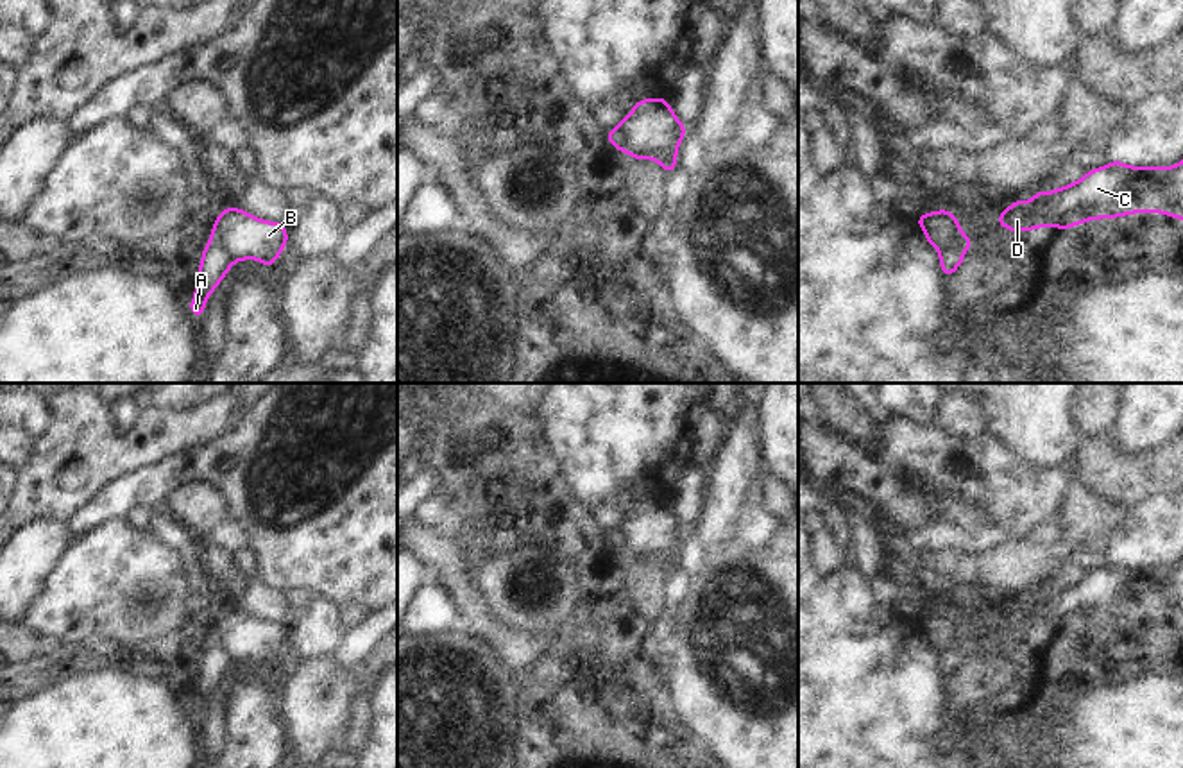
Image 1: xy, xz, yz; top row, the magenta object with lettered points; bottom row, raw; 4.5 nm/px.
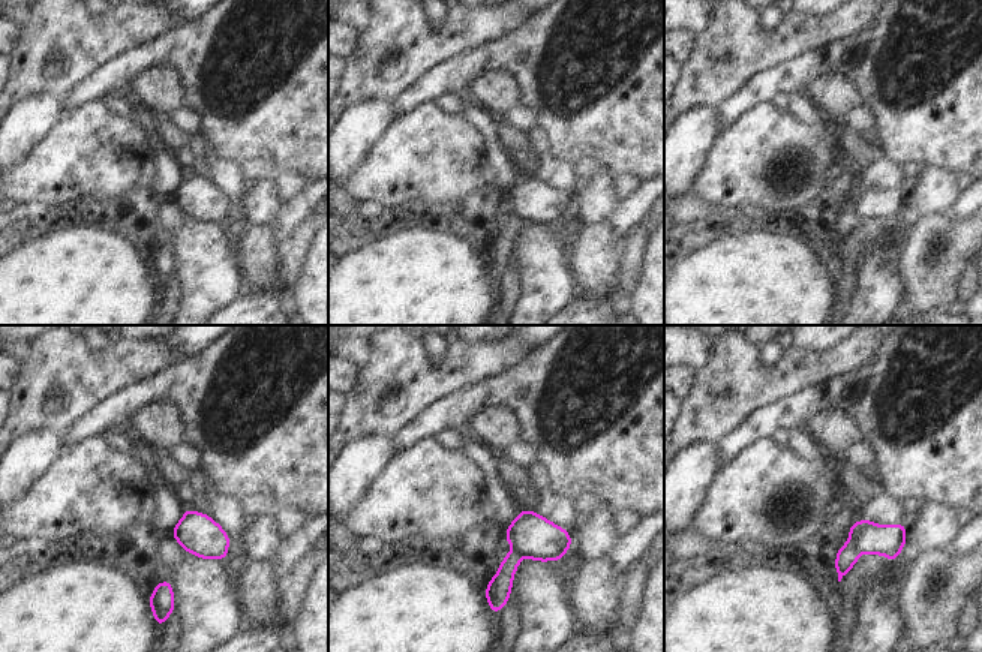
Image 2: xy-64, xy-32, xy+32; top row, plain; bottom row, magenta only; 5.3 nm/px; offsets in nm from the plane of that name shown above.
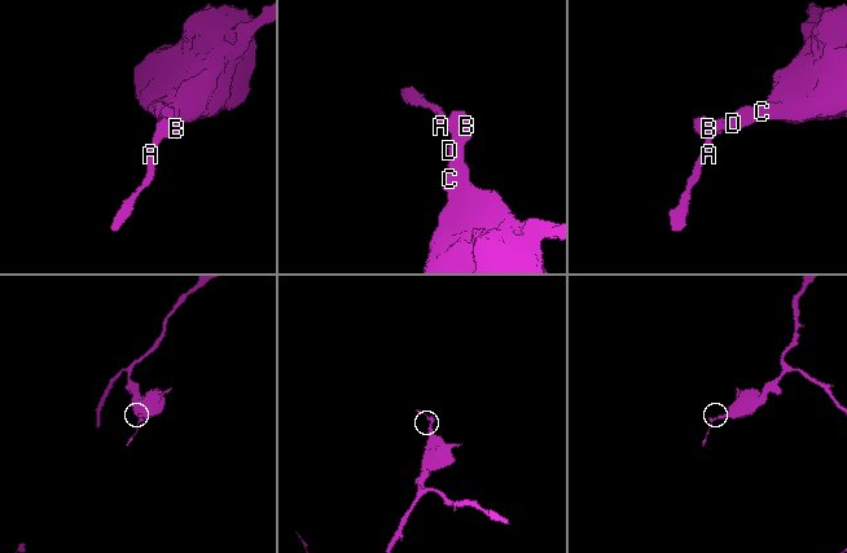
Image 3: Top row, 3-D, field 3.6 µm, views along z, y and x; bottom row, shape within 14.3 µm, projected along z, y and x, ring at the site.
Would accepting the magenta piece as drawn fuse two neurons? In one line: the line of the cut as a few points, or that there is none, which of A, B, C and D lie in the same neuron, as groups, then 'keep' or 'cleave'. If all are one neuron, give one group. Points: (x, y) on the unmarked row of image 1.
xy (210, 643), (217, 645), (233, 661) | A / B C D | cleave

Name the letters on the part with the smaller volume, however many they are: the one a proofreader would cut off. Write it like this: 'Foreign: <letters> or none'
Foreign: A

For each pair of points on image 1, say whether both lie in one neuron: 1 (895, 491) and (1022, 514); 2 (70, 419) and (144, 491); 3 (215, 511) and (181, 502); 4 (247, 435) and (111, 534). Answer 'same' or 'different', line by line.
1: same
2: different
3: same
4: different

